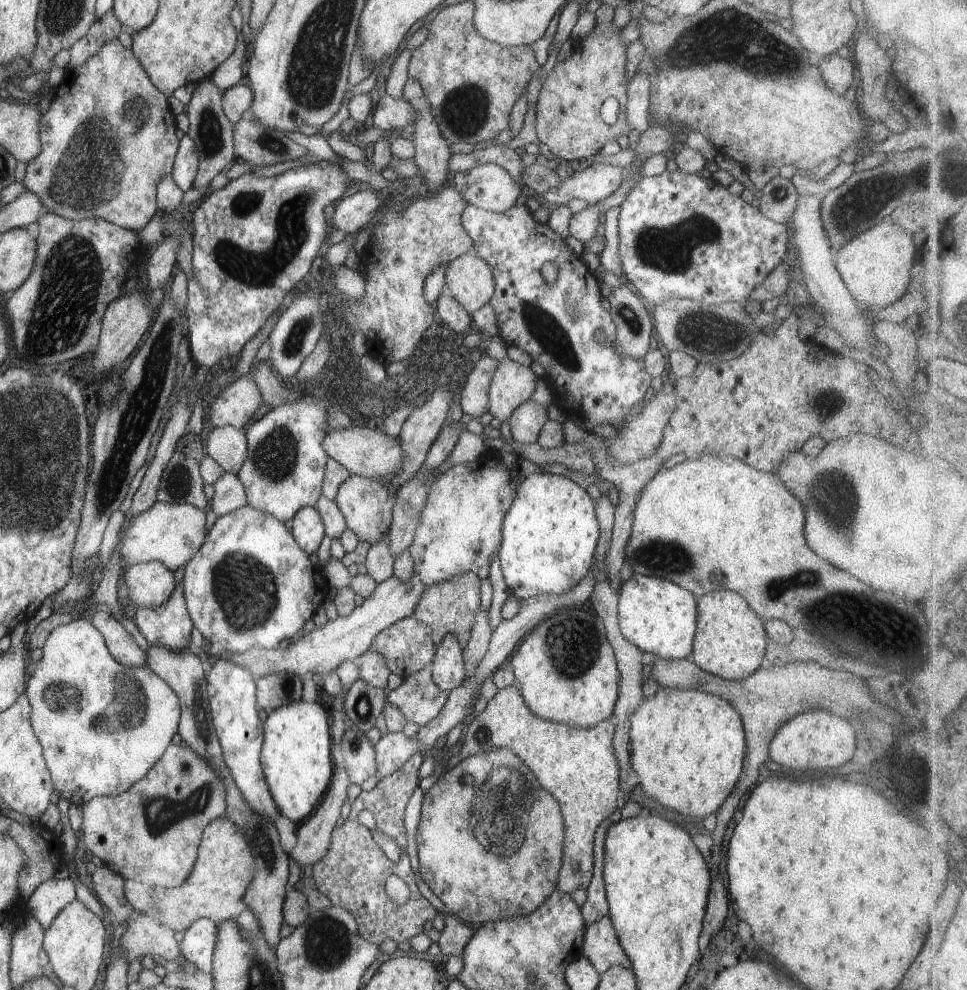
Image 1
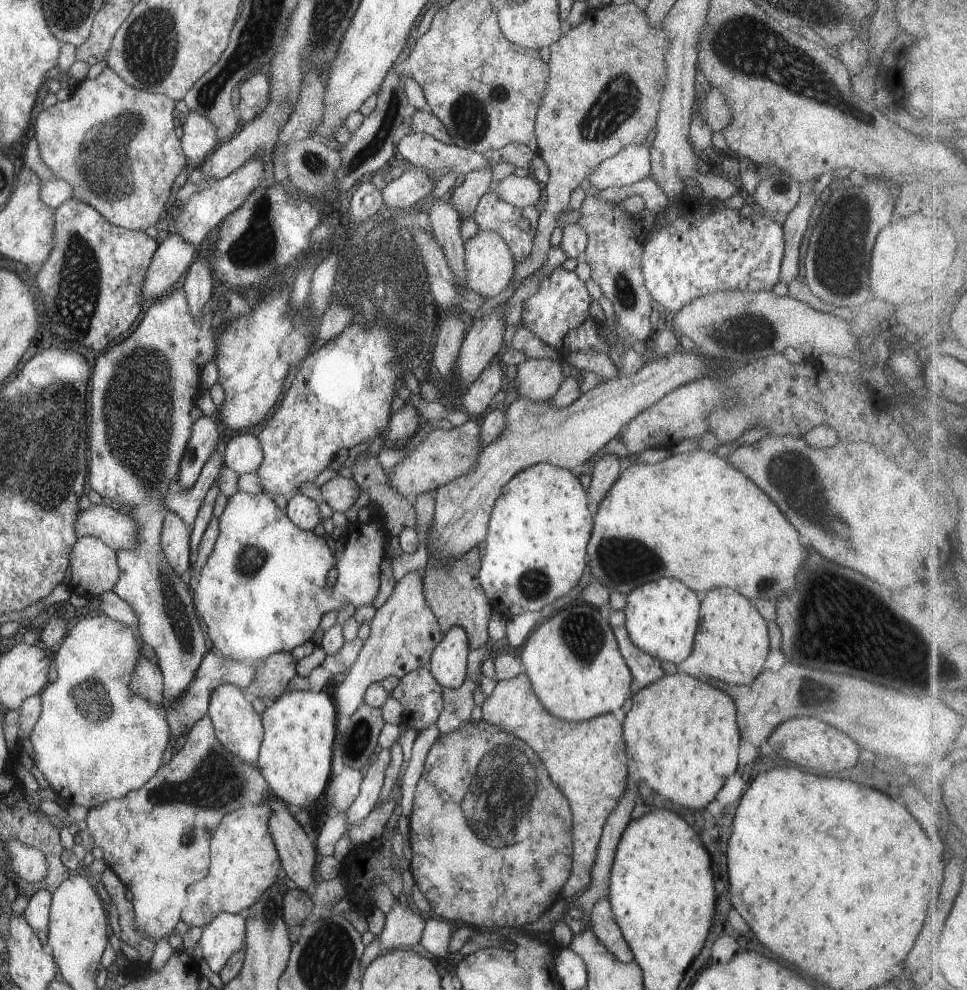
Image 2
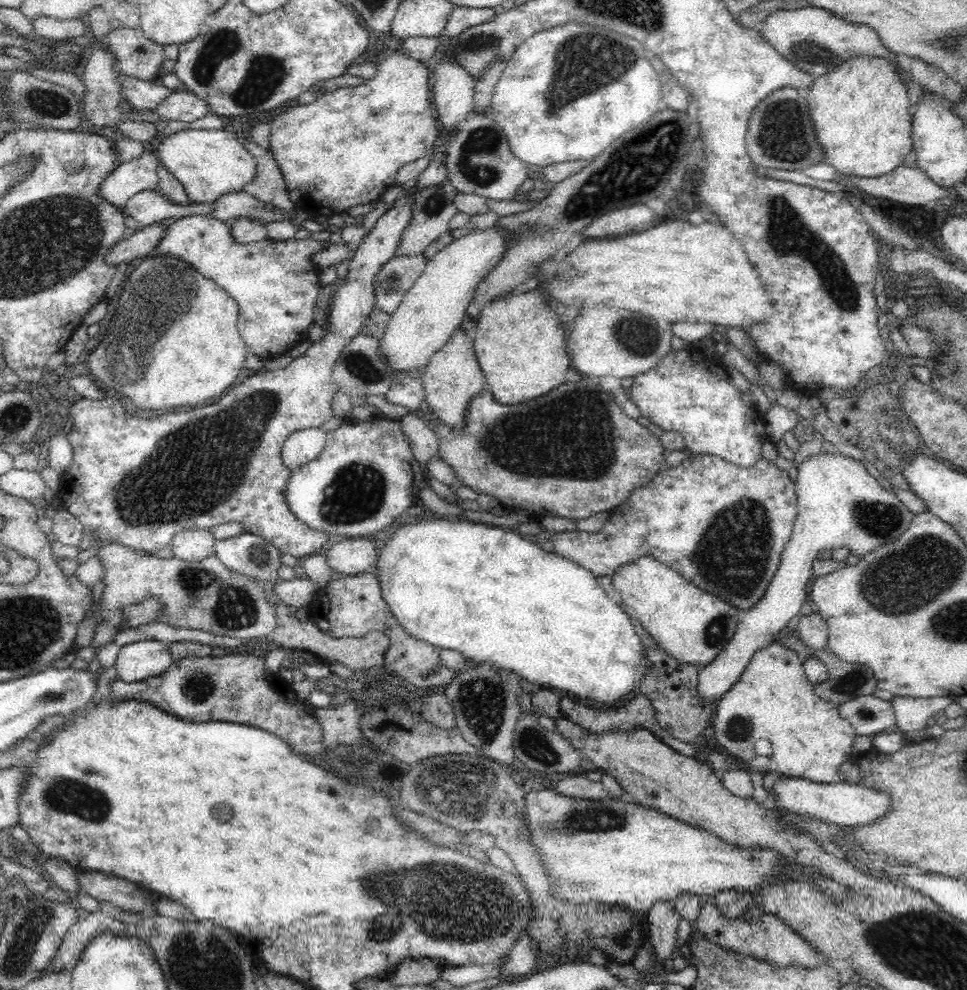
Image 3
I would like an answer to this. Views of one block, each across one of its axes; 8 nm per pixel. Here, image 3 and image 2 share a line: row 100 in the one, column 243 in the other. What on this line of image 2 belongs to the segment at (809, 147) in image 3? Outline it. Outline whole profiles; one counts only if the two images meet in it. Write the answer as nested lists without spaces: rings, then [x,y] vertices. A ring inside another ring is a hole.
[[[205,714],[187,732],[182,748],[137,790],[126,792],[120,799],[106,800],[88,810],[86,831],[93,847],[101,848],[103,860],[119,881],[131,892],[135,940],[152,945],[176,928],[185,906],[185,888],[207,876],[210,863],[210,838],[219,821],[227,813],[244,804],[267,801],[272,790],[257,766],[248,765],[228,753],[215,738],[210,718]]]

